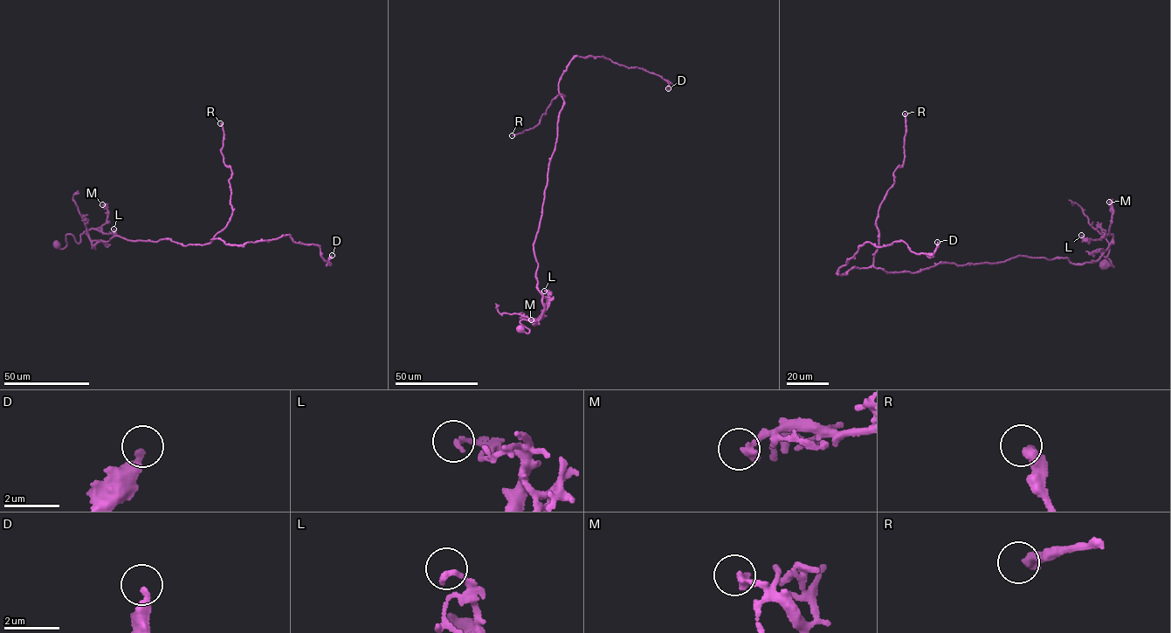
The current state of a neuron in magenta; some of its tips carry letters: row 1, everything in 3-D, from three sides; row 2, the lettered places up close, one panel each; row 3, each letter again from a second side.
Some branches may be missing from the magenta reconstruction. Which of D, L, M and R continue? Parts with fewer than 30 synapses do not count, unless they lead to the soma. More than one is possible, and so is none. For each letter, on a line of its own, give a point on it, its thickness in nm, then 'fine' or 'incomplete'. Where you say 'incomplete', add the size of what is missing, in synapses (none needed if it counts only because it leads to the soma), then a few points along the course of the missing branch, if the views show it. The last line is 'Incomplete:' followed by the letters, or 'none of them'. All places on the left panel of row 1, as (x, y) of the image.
D: at (332, 255); 320 nm thick; fine
L: at (113, 229); 200 nm thick; fine
M: at (102, 204); 280 nm thick; fine
R: at (220, 123); 400 nm thick; incomplete; about 30 synapses; missing branch runs (220, 123), (222, 108), (217, 93), (225, 83)
Incomplete: R

